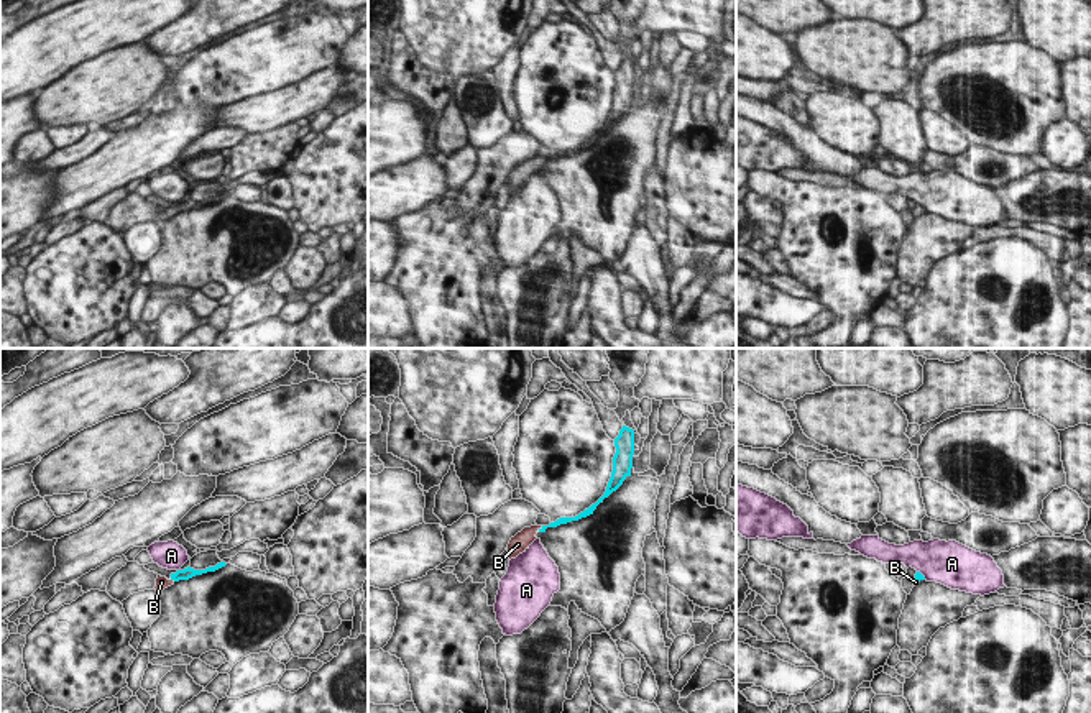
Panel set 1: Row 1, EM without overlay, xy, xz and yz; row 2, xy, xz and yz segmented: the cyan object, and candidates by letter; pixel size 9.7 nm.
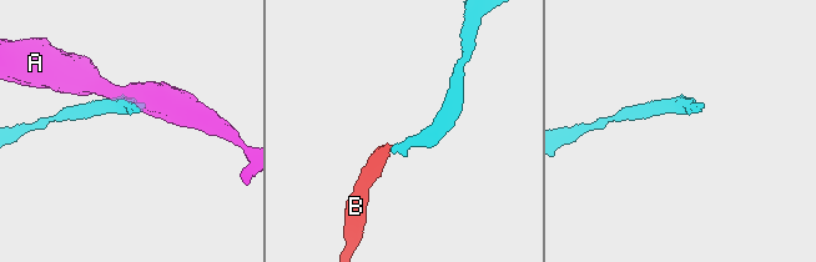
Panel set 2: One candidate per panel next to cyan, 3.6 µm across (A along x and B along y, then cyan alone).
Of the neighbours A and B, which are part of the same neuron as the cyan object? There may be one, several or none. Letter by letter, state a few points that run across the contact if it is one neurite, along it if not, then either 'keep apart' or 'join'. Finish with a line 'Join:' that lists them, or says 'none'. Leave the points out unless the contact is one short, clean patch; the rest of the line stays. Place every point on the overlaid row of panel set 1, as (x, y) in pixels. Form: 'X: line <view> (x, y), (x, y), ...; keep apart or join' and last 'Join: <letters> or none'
A: line yz (917, 570), (925, 579); keep apart
B: line xz (562, 519), (539, 529), (521, 541); join
Join: B

